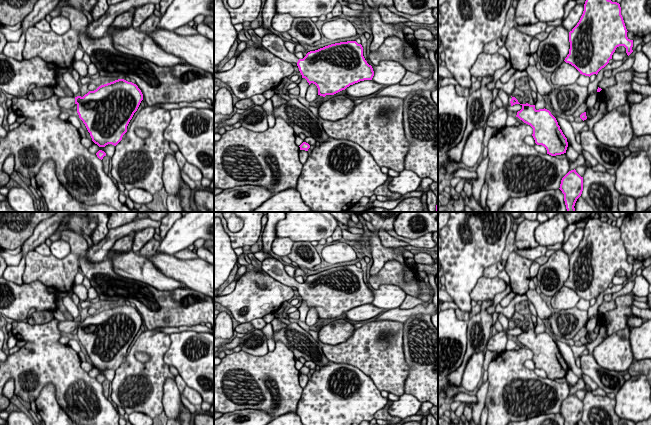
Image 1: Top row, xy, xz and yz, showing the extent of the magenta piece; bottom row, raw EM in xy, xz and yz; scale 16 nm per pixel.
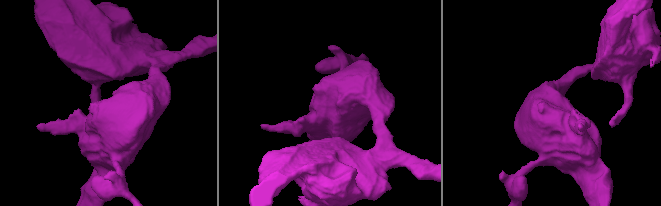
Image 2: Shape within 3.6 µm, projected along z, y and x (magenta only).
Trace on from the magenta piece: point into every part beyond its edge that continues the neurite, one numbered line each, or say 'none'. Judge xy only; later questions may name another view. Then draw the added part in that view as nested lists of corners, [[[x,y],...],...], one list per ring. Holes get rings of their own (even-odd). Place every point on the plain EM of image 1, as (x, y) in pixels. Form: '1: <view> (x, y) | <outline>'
1: xy (66, 327) | [[[59,321],[58,328],[62,334],[71,336],[71,333],[75,329],[75,321]]]

